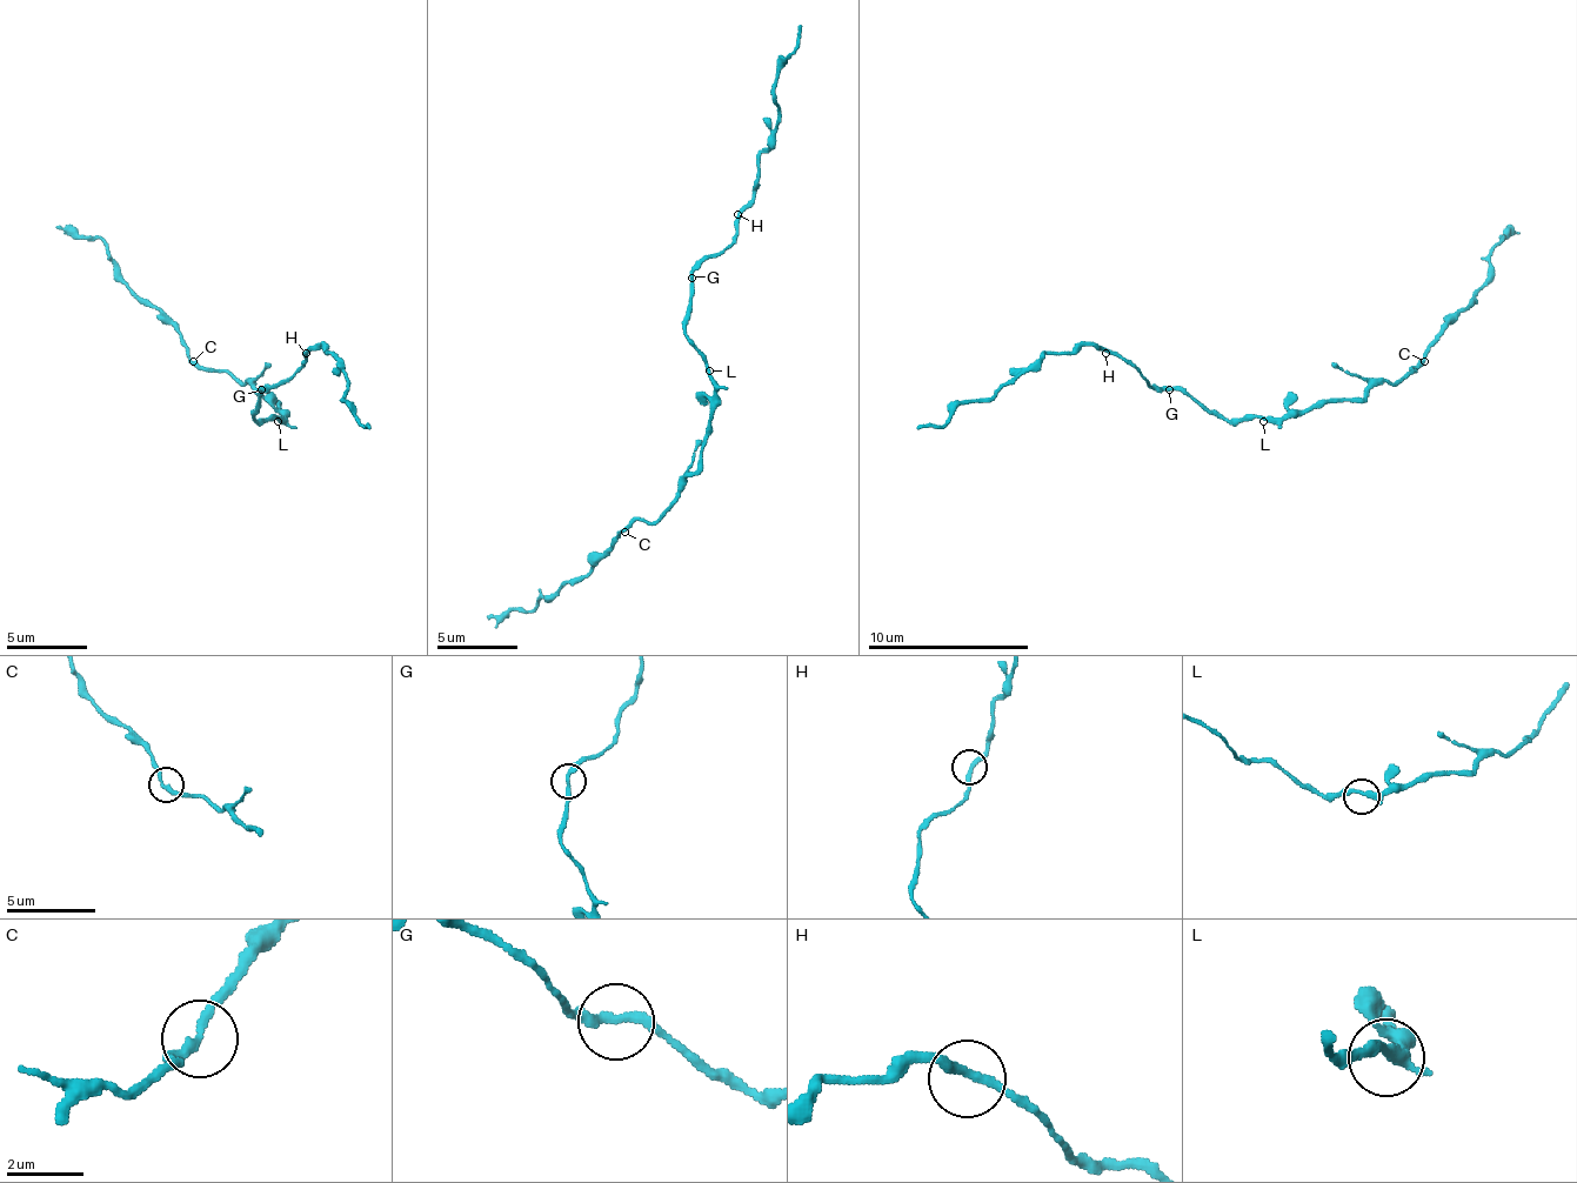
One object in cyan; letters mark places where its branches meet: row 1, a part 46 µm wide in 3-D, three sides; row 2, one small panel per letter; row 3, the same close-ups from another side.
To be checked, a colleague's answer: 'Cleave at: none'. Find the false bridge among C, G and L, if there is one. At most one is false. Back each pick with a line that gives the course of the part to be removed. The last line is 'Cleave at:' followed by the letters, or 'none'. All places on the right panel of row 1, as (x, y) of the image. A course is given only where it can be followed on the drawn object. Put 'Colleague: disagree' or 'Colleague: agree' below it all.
Cleave at: none
Colleague: agree

